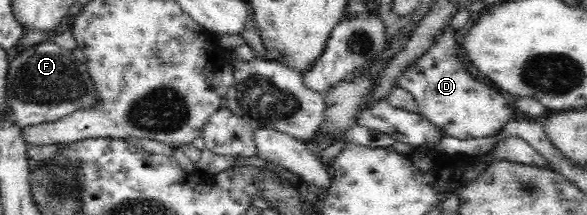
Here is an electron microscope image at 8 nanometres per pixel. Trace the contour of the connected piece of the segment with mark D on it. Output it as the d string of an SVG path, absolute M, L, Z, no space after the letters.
M447 28L437 36L427 52L398 78L398 86L412 94L418 104L417 112L429 122L440 126L445 135L459 140L495 136L512 120L512 109L499 91L473 78L473 75L465 70L460 56L456 53L455 36L453 28Z

